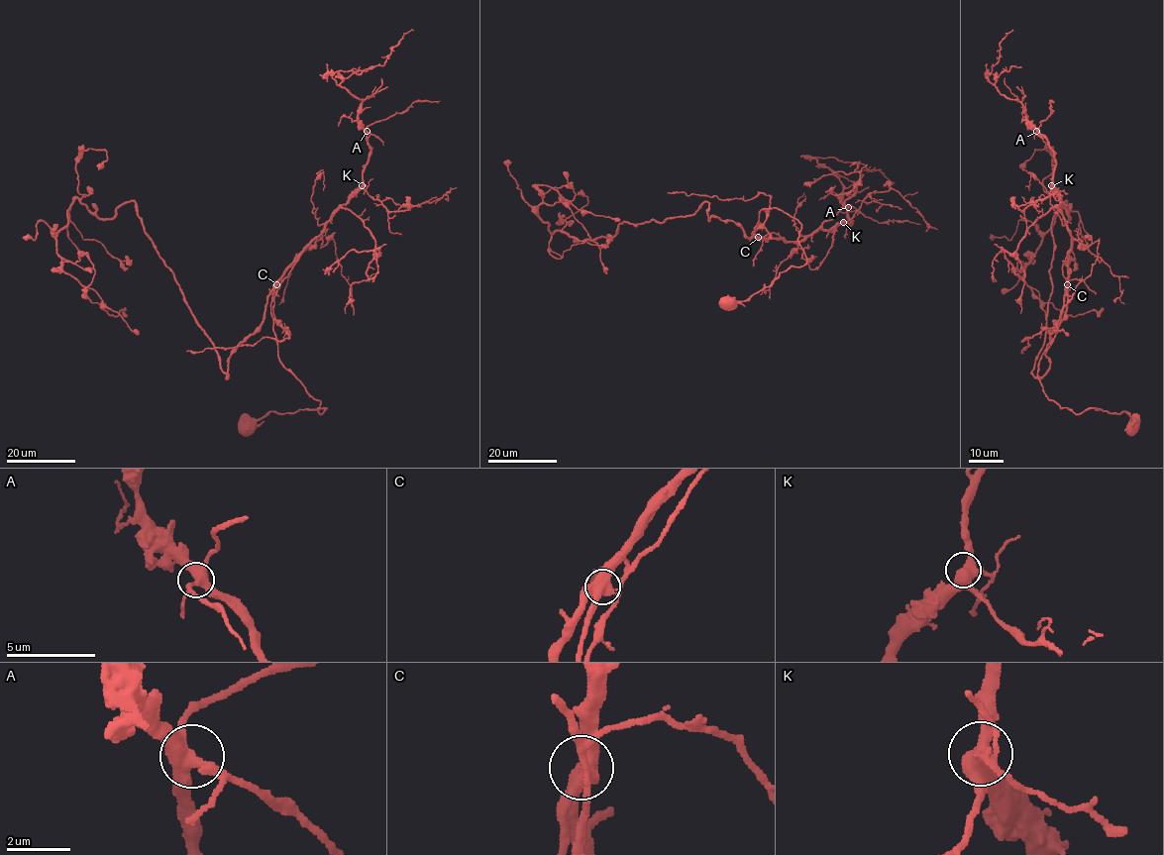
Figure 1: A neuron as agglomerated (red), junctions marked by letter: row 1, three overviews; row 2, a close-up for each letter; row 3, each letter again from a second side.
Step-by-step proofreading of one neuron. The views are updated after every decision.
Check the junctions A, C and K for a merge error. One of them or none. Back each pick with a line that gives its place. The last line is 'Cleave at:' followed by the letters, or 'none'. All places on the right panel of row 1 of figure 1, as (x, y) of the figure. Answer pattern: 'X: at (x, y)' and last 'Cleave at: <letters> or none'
Cleave at: none

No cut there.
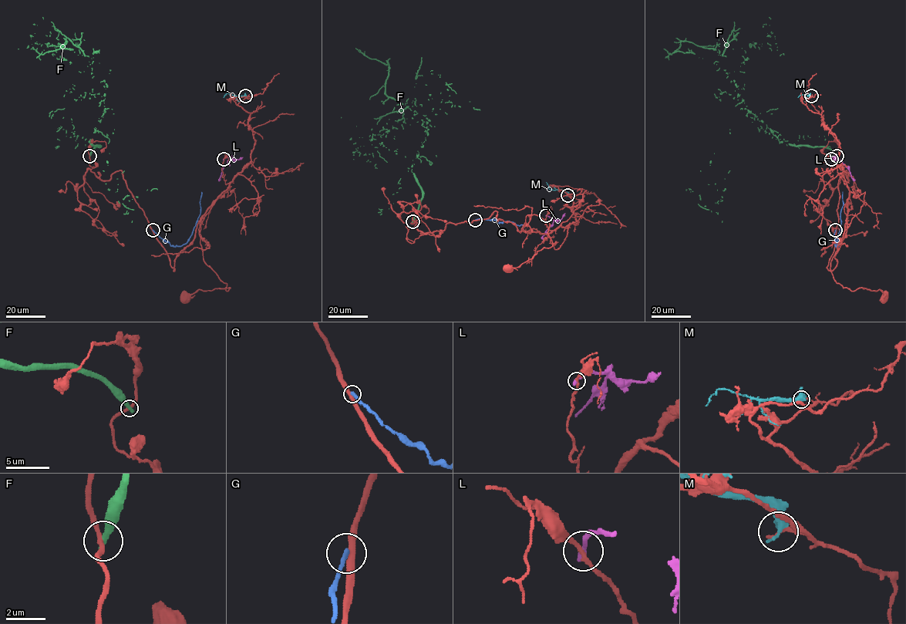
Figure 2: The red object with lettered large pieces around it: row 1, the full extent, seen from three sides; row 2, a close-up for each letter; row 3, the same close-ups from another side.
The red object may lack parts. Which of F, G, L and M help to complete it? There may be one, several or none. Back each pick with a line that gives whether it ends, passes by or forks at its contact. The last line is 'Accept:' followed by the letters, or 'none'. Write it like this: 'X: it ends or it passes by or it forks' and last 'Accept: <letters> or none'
Accept: none

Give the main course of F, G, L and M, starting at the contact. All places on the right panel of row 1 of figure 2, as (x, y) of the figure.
F: (836, 156), (776, 139), (719, 69), (739, 72), (750, 44), (776, 43), (763, 26)
G: (836, 230), (836, 246), (841, 224), (842, 192)
L: (831, 159), (838, 158), (849, 170), (853, 181)
M: (811, 96), (805, 93), (798, 97)

